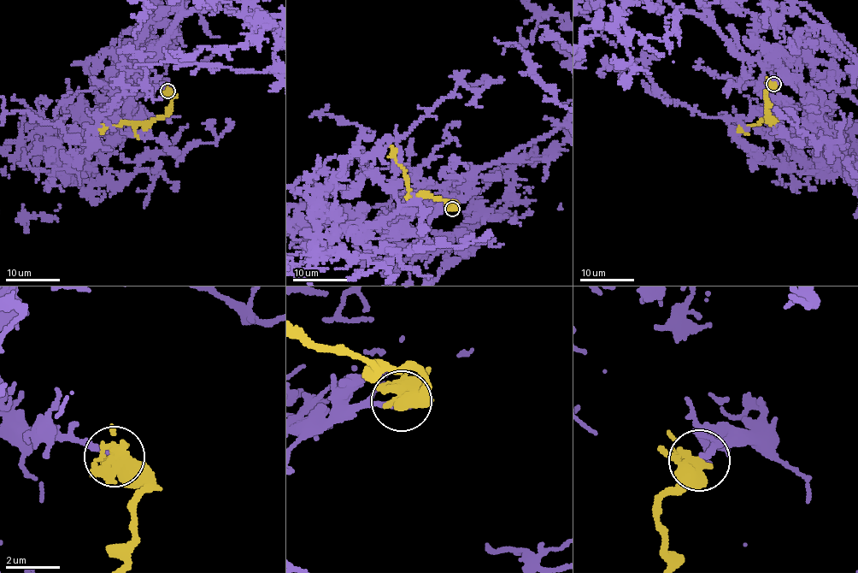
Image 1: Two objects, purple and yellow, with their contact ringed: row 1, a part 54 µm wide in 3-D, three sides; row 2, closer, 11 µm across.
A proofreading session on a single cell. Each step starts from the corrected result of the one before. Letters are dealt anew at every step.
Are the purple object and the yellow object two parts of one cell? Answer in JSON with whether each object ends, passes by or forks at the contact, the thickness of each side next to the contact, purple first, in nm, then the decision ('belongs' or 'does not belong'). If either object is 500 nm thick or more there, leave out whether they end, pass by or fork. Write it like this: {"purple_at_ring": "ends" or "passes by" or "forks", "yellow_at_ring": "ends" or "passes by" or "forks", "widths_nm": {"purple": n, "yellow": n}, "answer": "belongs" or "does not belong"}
{"purple_at_ring": "ends", "yellow_at_ring": "forks", "widths_nm": {"purple": 200, "yellow": 360}, "answer": "does not belong"}

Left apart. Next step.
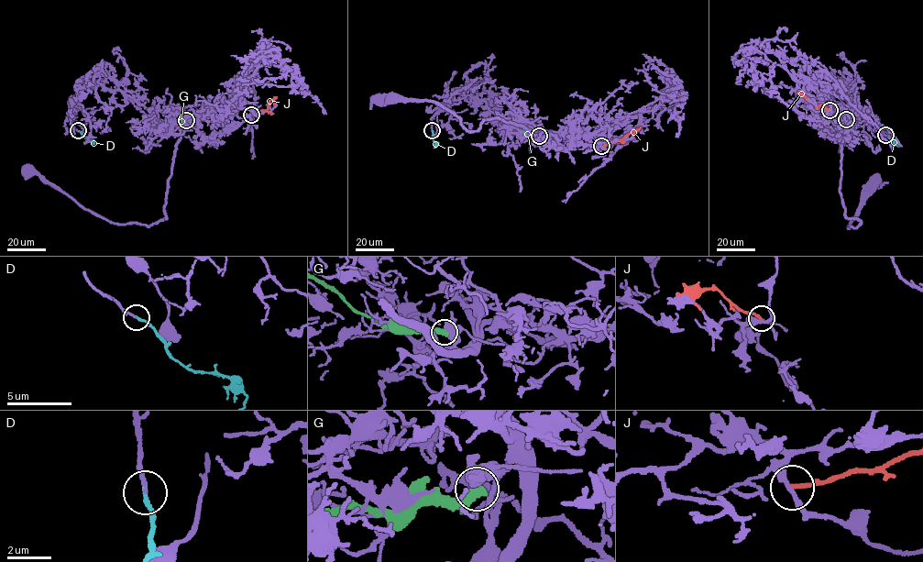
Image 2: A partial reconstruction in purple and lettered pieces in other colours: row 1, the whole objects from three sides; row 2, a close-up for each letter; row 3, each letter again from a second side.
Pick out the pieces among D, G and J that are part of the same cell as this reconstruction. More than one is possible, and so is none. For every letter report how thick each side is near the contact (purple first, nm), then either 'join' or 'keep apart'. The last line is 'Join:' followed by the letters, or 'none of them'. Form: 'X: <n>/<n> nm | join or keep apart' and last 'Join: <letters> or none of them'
D: 160/180 nm | join
G: 360/280 nm | keep apart
J: 240/200 nm | keep apart
Join: D

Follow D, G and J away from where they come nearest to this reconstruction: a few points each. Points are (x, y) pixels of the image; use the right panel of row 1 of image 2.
D: (885, 135), (900, 147)
G: (846, 119), (849, 122), (841, 134)
J: (829, 110), (816, 105), (797, 92)

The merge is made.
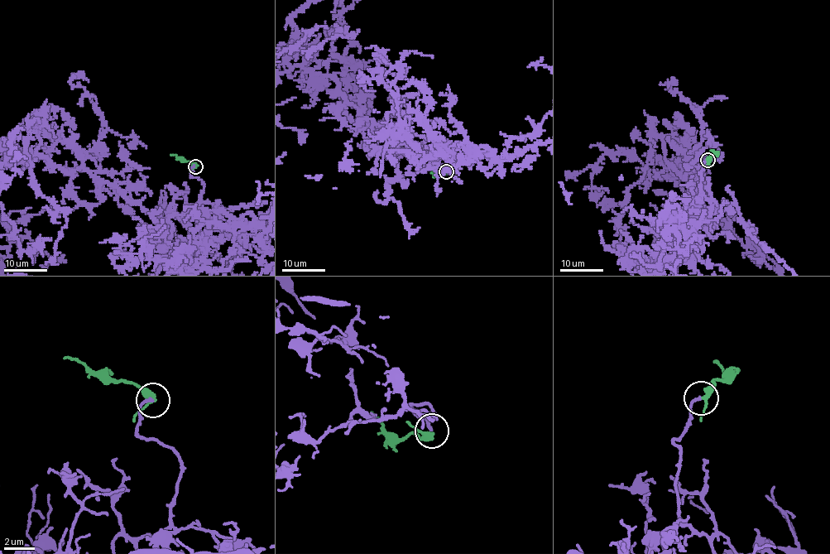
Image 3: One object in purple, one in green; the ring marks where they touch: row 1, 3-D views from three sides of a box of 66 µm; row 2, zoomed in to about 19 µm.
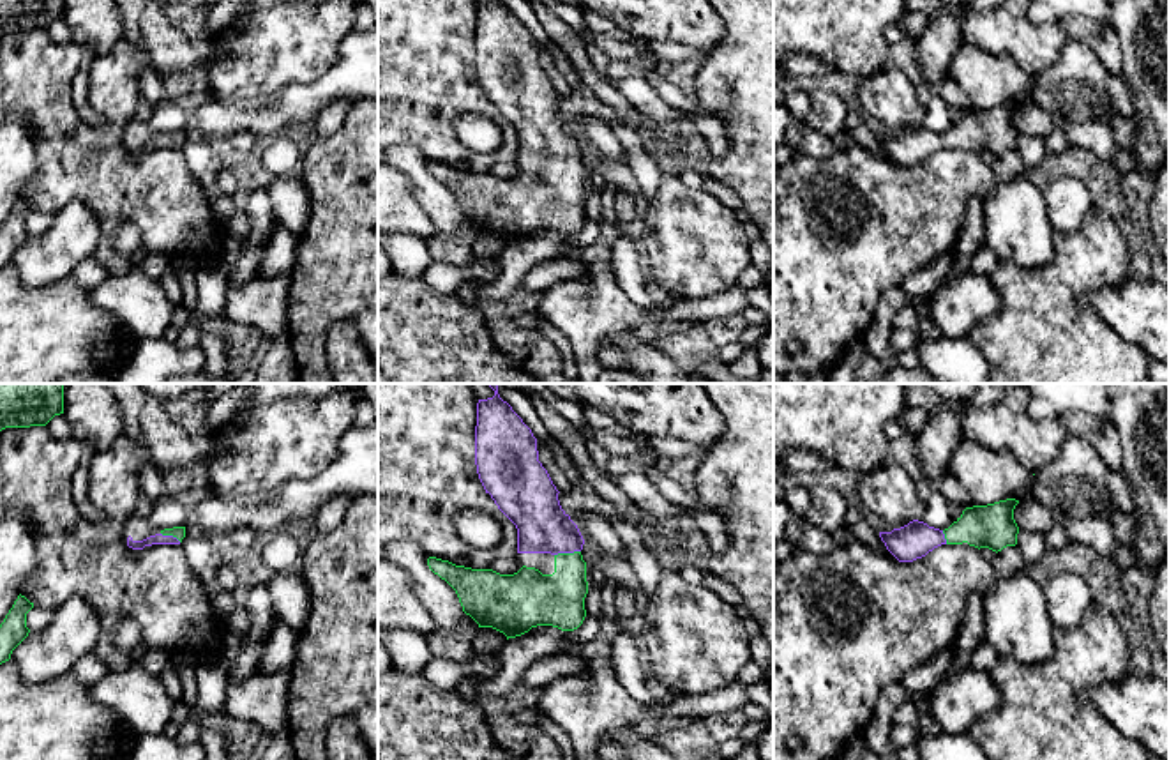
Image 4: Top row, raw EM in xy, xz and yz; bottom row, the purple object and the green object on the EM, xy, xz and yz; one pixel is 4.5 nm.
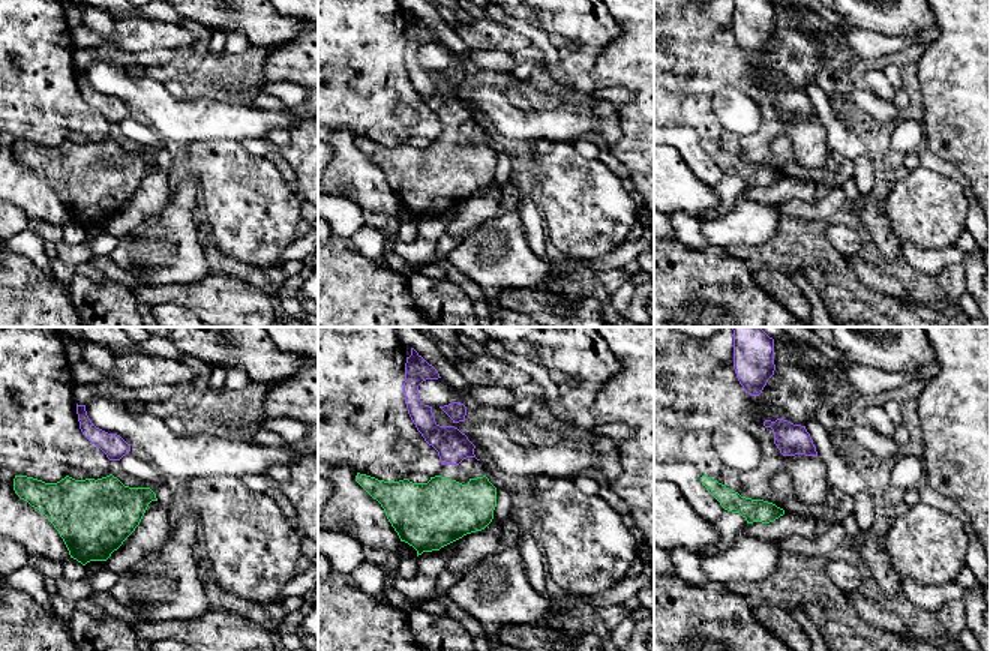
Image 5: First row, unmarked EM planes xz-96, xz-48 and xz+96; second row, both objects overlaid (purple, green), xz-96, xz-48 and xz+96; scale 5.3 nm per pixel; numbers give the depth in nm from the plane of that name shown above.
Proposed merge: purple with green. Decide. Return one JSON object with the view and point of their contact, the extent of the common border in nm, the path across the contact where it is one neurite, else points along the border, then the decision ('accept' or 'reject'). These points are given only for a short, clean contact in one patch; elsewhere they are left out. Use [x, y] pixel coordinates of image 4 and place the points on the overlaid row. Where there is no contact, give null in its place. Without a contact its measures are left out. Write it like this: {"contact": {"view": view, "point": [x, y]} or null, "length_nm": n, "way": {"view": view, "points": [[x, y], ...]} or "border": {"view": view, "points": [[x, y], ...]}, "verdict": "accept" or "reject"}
{"contact": {"view": "xz", "point": [567, 552]}, "length_nm": 120, "way": {"view": "xz", "points": [[543, 527], [567, 552], [567, 587], [557, 600]]}, "verdict": "accept"}

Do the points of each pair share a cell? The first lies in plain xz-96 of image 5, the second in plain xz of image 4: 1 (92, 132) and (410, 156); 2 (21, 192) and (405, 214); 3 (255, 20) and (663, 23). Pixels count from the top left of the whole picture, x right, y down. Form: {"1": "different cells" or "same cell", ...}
{"1": "different cells", "2": "different cells", "3": "same cell"}

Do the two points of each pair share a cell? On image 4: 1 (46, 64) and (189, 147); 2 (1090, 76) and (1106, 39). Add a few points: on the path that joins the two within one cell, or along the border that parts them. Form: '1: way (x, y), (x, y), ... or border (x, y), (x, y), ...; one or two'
1: border (181, 147), (186, 167), (200, 184); two
2: border (1072, 38), (1085, 43), (1109, 73); two

